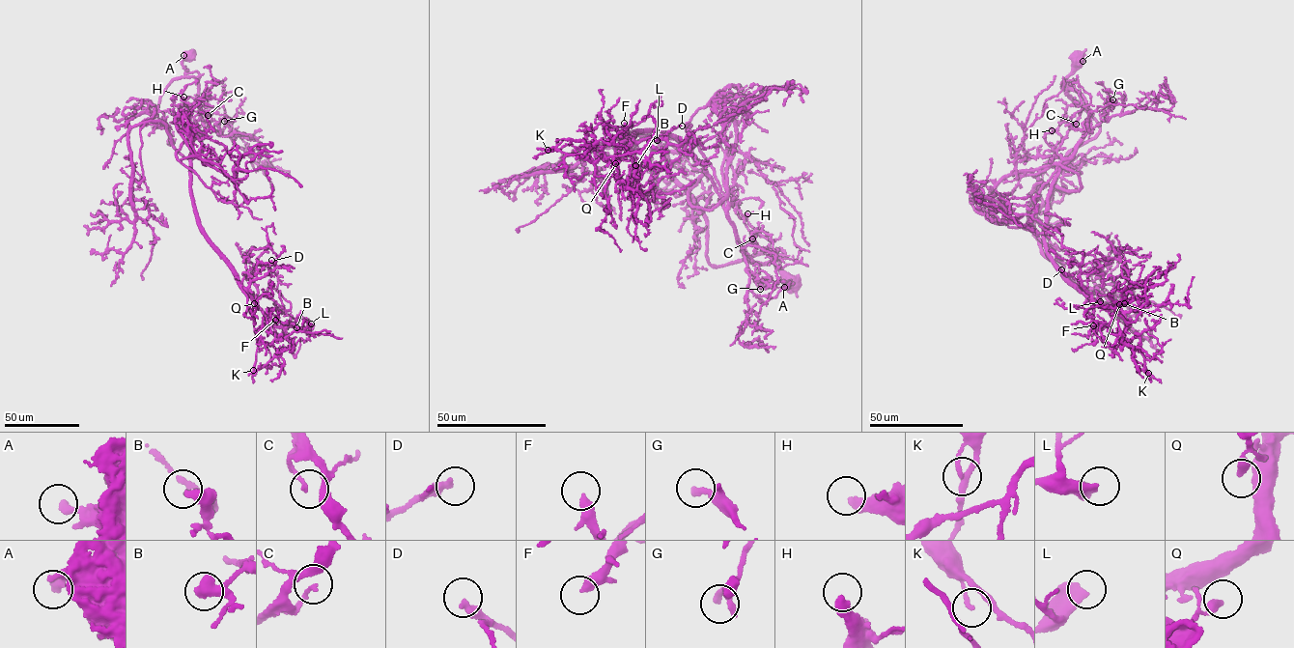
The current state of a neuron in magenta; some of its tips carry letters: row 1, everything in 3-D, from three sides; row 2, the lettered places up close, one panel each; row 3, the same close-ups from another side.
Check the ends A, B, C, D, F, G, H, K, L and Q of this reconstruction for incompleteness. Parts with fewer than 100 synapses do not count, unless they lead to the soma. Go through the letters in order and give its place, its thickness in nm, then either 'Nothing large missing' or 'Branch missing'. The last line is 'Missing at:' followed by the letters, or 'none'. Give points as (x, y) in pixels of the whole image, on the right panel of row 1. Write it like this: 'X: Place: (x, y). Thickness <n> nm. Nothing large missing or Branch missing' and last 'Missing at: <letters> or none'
A: Place: (1083, 61). Thickness 320 nm. Nothing large missing
B: Place: (1124, 303). Thickness 260 nm. Nothing large missing
C: Place: (1076, 124). Thickness 120 nm. Nothing large missing
D: Place: (1061, 269). Thickness 360 nm. Nothing large missing
F: Place: (1093, 325). Thickness 360 nm. Nothing large missing
G: Place: (1112, 99). Thickness 240 nm. Nothing large missing
H: Place: (1052, 130). Thickness 360 nm. Branch missing
K: Place: (1148, 373). Thickness 140 nm. Nothing large missing
L: Place: (1100, 301). Thickness 500 nm. Nothing large missing
Q: Place: (1119, 304). Thickness 340 nm. Nothing large missing
Missing at: H

